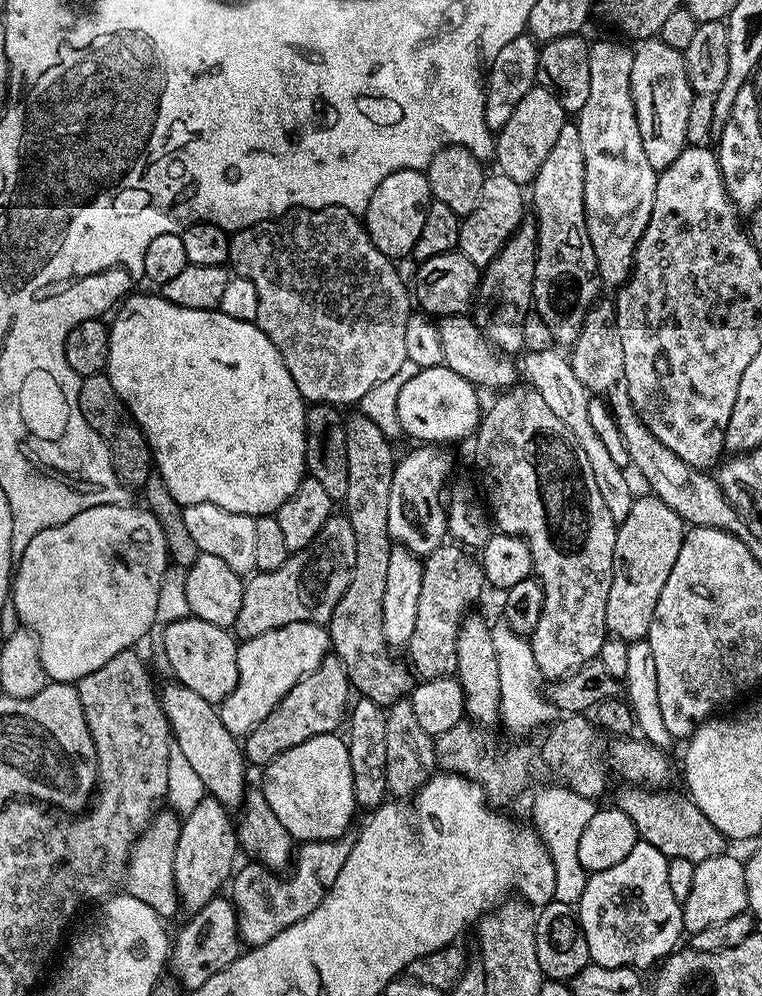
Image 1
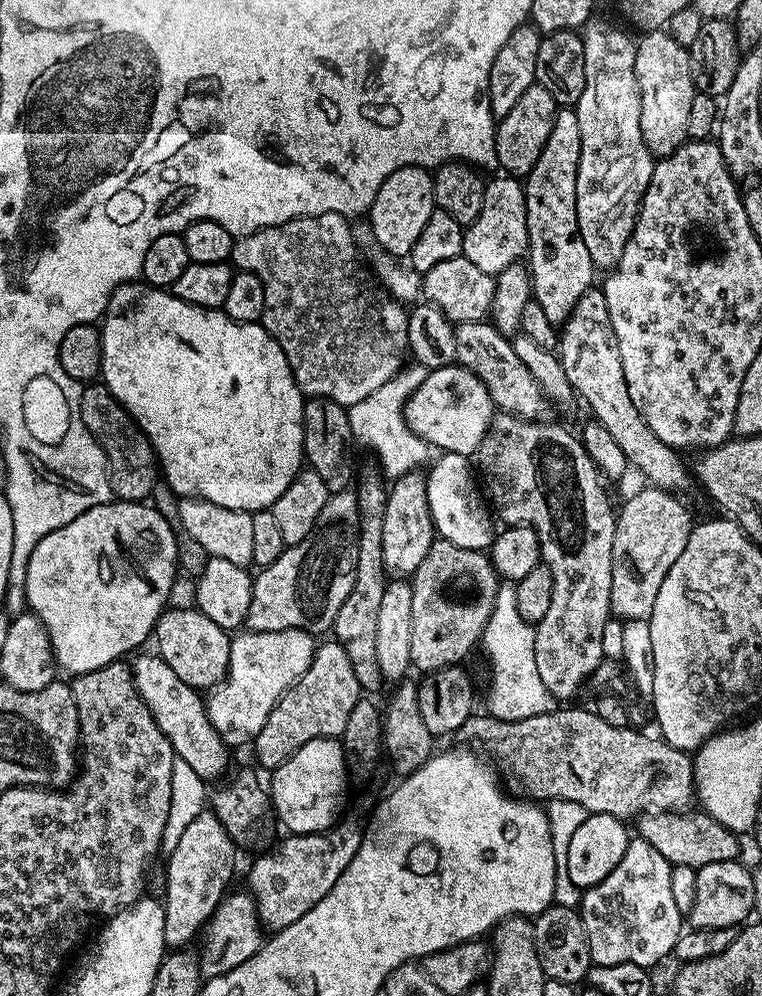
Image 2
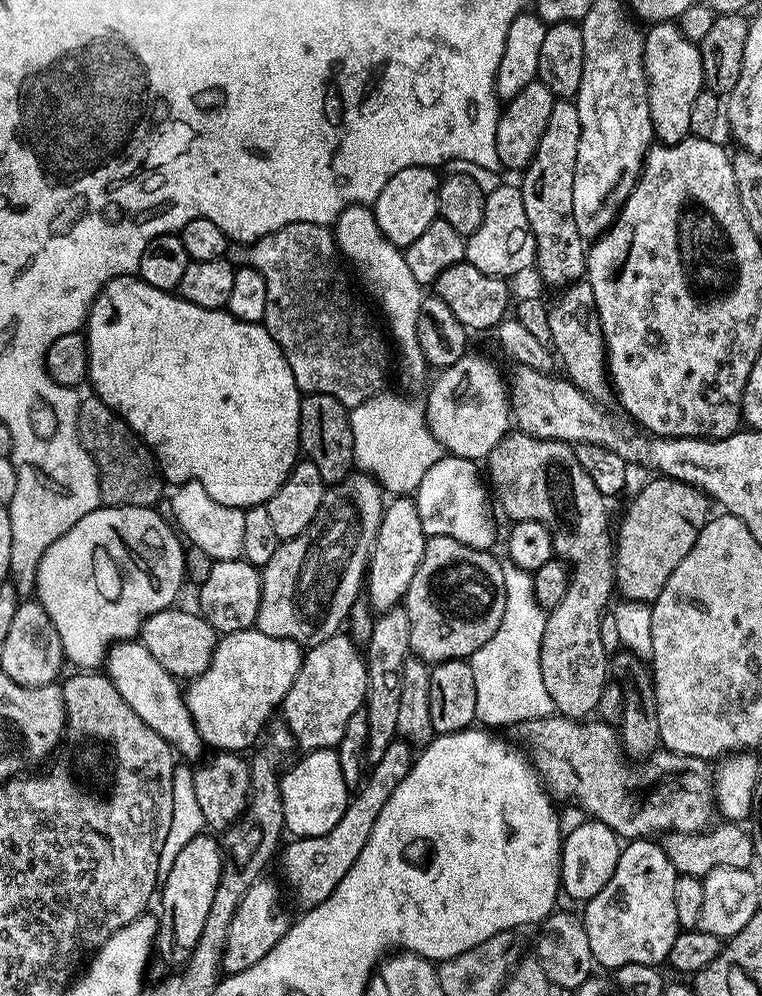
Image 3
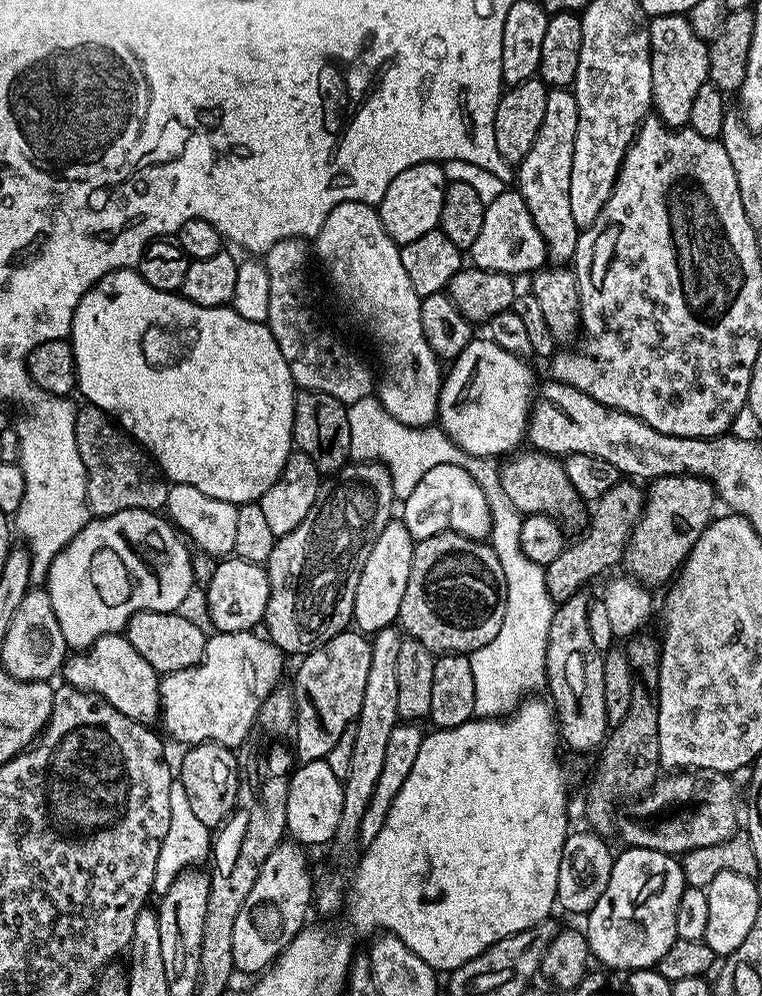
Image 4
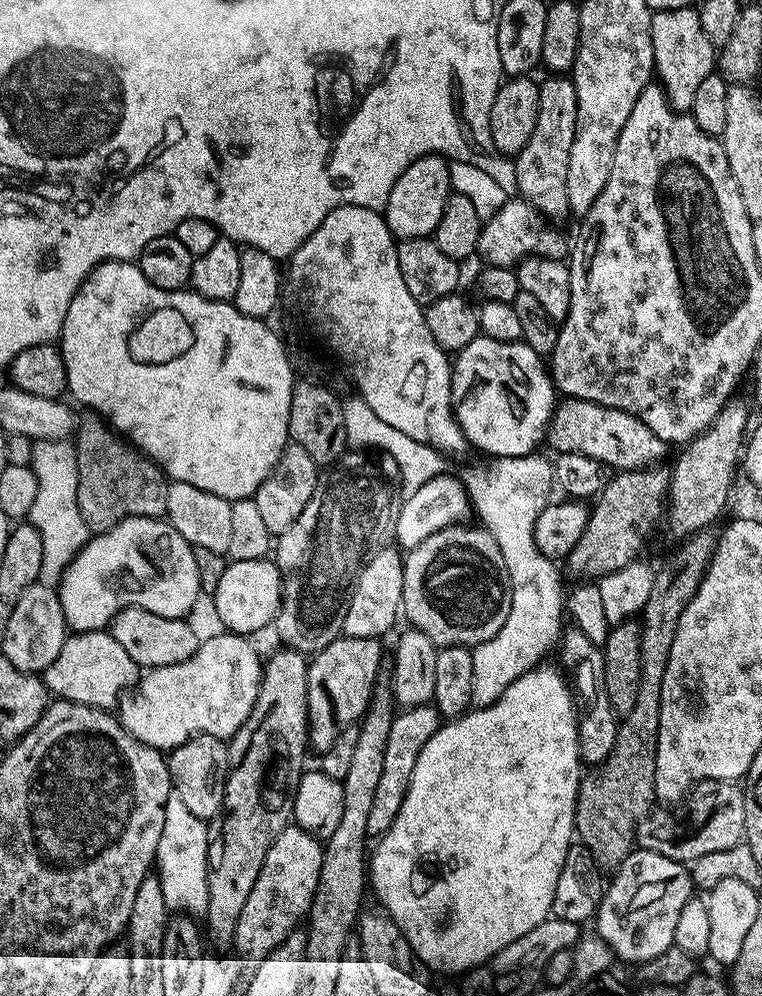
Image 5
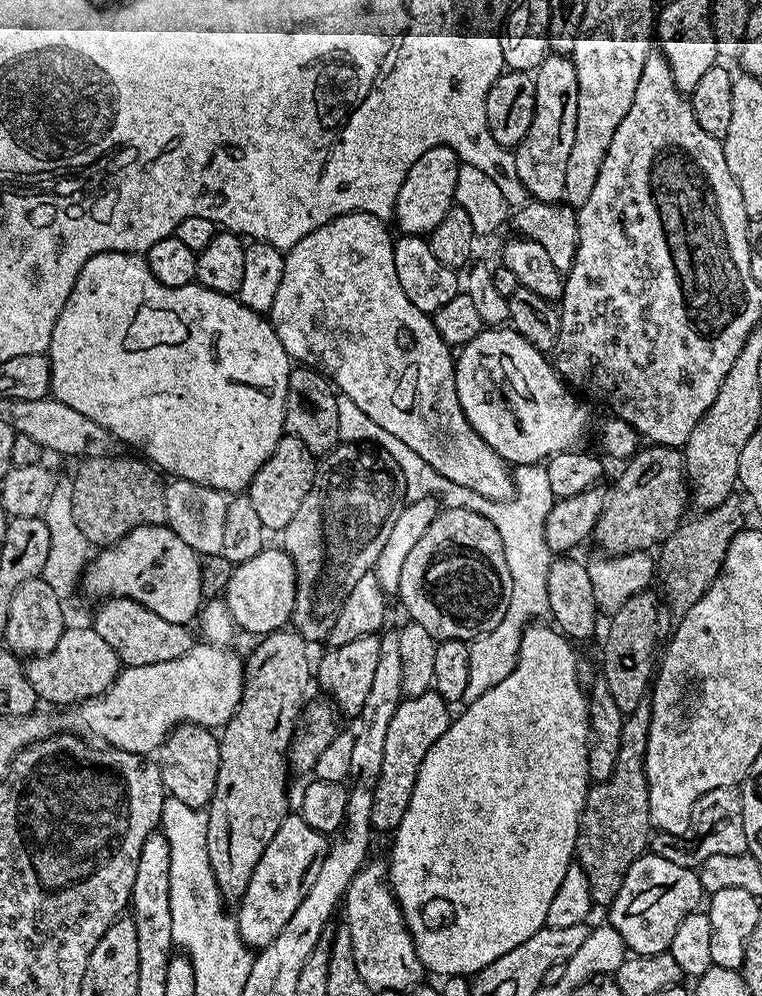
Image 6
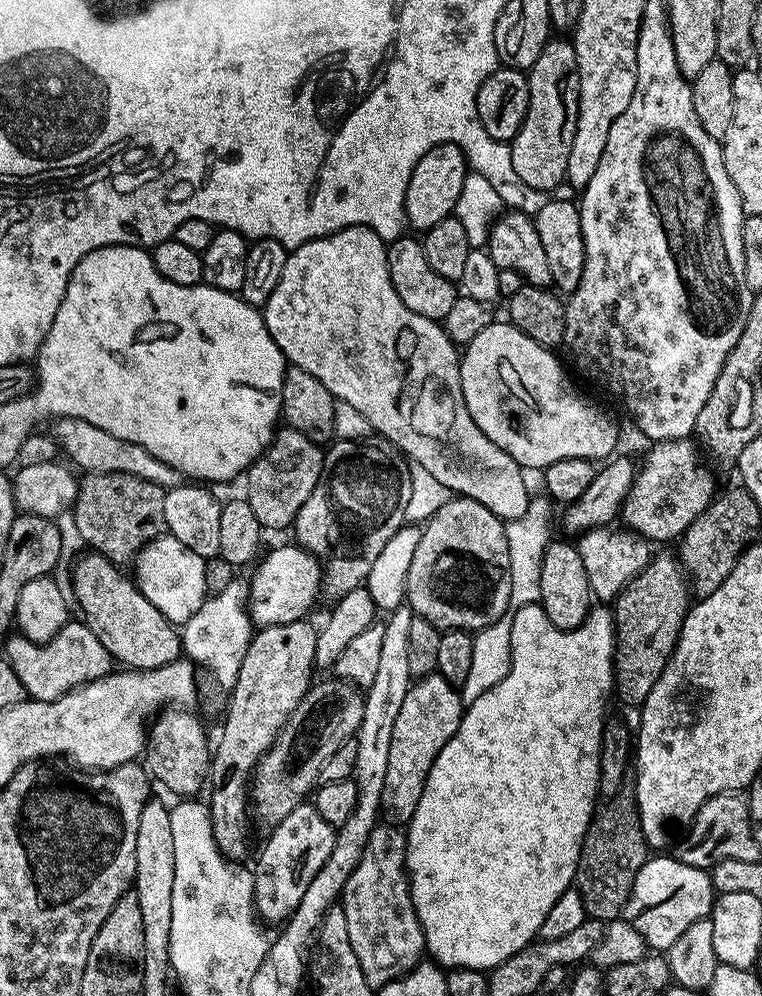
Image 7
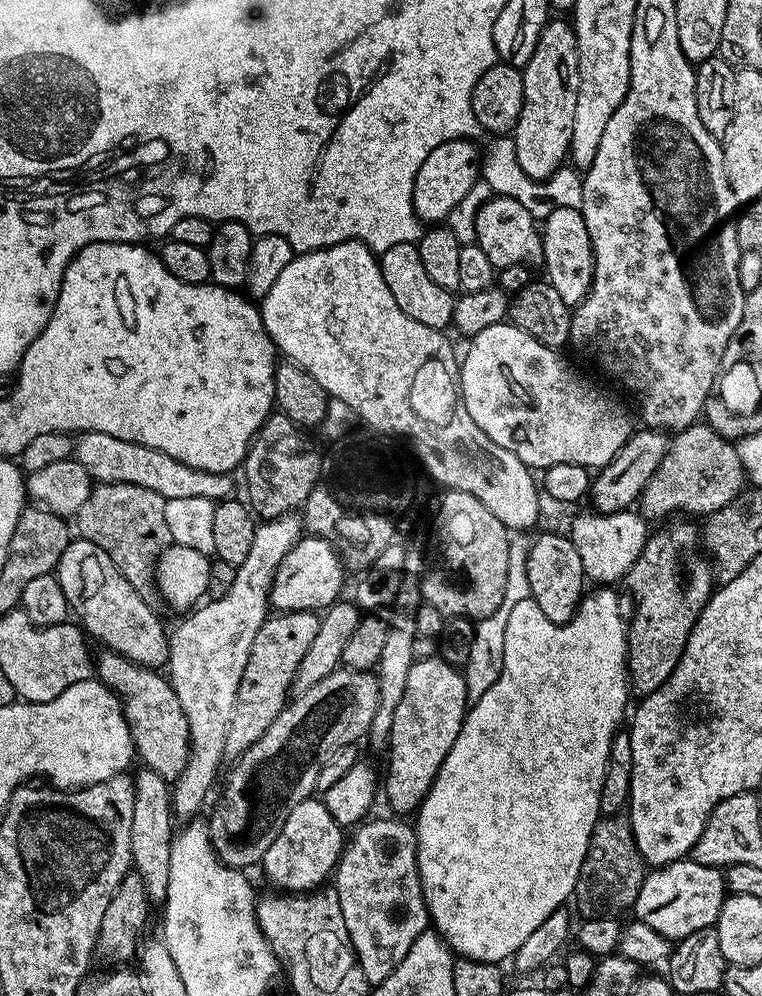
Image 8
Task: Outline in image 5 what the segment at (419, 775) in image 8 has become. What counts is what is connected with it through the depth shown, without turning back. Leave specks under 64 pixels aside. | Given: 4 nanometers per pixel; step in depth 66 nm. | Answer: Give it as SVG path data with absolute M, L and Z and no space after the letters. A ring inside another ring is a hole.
M432 704L397 711L394 722L390 726L390 738L386 738L386 759L382 762L382 778L378 782L378 791L374 794L374 806L370 806L369 837L384 836L386 830L394 826L394 818L398 818L398 810L402 810L402 802L406 798L406 790L414 774L414 762L418 762L418 754L422 754L422 746L430 742L430 738L439 730L441 723L440 711Z

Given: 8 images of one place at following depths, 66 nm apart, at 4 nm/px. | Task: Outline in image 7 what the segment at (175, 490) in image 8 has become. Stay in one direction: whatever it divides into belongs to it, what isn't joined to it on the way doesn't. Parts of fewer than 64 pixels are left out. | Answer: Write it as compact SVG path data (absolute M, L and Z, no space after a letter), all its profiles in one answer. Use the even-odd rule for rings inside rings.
M59 418L52 426L50 434L56 440L57 449L63 455L65 452L69 456L67 459L81 473L117 472L118 474L134 474L138 478L146 478L146 482L154 482L159 488L165 490L178 488L182 483L180 472L174 470L174 466L166 466L166 462L158 462L158 458L154 458L154 454L150 454L150 450L142 450L142 446L138 446L134 442L114 438L114 434L106 434L106 430L98 430L98 426L90 426L90 422L82 422L82 418Z

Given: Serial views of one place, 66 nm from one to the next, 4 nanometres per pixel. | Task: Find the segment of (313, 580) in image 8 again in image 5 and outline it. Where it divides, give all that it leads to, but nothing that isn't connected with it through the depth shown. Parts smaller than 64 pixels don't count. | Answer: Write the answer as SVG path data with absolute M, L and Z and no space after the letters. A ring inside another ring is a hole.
M265 558L228 562L210 601L216 607L217 618L224 623L223 627L227 631L248 638L253 635L251 632L260 632L267 624L269 627L275 621L281 598L280 572L271 559Z

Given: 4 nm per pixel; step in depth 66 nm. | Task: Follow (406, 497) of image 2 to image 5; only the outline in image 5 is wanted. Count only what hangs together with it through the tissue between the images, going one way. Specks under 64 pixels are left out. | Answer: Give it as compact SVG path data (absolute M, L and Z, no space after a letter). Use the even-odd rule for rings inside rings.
M395 547L392 548L377 548L365 562L356 579L356 589L350 598L350 606L346 610L343 635L350 638L384 638L395 626L396 616L398 620L402 612L404 561L401 553Z

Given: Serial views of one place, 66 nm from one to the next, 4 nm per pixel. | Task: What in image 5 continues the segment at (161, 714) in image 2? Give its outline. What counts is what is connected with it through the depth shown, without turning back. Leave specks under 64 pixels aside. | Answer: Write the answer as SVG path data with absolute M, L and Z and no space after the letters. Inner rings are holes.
M111 631L77 632L65 640L58 658L42 674L45 688L53 697L86 706L112 710L121 696L135 685L138 666L113 638Z

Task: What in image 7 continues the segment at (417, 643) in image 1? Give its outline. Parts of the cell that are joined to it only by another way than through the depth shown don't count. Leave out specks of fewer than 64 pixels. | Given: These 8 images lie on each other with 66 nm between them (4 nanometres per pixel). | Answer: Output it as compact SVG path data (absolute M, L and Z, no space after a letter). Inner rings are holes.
M465 496L448 499L423 525L421 541L415 547L409 574L405 578L406 604L415 615L426 618L426 622L436 628L475 634L510 612L510 546L506 542L505 521L486 510L482 502L474 502Z

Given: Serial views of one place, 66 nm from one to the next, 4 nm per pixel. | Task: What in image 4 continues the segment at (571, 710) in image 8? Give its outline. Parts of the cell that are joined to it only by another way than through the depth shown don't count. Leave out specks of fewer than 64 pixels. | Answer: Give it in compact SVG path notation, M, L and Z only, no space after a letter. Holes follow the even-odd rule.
M536 698L525 699L515 712L503 718L473 718L457 728L429 731L418 750L418 758L414 758L414 766L406 782L402 782L402 790L398 790L394 798L394 806L390 806L390 814L386 814L385 825L382 830L378 830L378 838L371 840L363 849L360 862L351 877L353 880L350 880L350 887L346 892L346 913L348 912L349 922L360 932L375 933L379 930L384 934L391 933L406 942L406 946L410 946L410 950L414 950L414 954L418 954L418 958L422 958L422 962L436 969L437 973L451 974L470 958L494 946L494 942L510 938L510 934L533 928L535 924L540 924L553 915L562 846L570 834L568 784L564 781L564 768L560 765L559 754L556 753L558 719L554 708L547 699L532 699Z

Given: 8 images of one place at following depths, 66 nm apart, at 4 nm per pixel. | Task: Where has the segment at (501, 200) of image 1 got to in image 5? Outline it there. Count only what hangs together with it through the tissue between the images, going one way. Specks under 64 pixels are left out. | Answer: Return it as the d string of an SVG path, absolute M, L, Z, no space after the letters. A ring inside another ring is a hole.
M509 198L493 217L483 221L479 255L484 255L489 265L498 268L513 267L527 256L564 260L570 252L570 240L552 224L555 223L550 222L549 217L542 215L534 206L530 206L530 202L522 198Z

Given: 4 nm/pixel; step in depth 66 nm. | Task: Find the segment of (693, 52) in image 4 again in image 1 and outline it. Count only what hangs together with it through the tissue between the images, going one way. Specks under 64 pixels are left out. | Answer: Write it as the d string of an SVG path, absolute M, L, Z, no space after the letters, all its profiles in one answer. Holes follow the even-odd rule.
M658 38L639 41L632 54L630 86L646 158L650 158L650 166L662 170L670 166L688 144L686 122L694 93L686 74L684 53L674 50L674 46L666 46L666 42Z

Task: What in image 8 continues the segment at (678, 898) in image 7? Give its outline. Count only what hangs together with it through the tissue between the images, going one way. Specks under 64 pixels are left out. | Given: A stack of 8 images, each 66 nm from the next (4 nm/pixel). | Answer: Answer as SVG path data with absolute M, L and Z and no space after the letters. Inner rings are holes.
M685 858L663 868L652 868L645 875L638 891L634 916L667 940L679 942L698 930L713 927L725 899L724 872Z

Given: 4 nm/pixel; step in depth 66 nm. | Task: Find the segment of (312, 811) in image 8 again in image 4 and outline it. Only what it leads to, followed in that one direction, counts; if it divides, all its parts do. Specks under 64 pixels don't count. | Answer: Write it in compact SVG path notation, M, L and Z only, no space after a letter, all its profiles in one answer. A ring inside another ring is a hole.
M281 842L262 862L258 878L242 910L238 910L238 919L234 922L234 969L240 972L263 973L272 967L277 956L295 936L306 926L308 908L314 904L314 876L308 869L308 856L305 845L295 842Z

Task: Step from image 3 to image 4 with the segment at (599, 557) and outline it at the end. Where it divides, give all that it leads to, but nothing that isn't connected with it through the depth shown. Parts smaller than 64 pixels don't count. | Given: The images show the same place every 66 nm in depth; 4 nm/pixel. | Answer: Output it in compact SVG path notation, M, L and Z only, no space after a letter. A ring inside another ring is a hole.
M521 451L503 461L500 470L500 485L506 496L510 498L510 502L522 514L537 512L559 520L565 529L583 529L586 524L586 504L580 499L578 490L570 482L564 469L564 460L549 456L546 452L527 451ZM584 594L571 596L553 611L550 638L546 646L546 692L558 719L562 740L578 752L592 752L608 736L606 698L602 698L602 662L604 652L590 638L588 610L590 600Z

